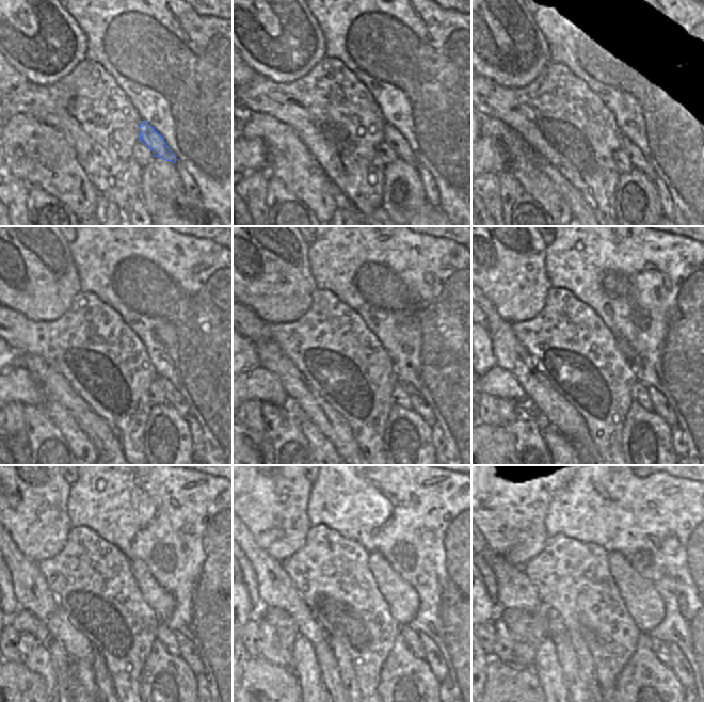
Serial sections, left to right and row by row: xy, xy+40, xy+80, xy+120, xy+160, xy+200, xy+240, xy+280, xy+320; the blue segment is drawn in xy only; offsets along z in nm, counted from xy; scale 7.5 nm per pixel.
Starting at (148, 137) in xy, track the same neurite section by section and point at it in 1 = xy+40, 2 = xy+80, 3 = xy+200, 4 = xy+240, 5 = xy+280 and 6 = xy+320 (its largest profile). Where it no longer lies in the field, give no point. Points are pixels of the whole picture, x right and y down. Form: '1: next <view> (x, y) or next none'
1: next xy+40 (393, 138)
2: next xy+80 (635, 143)
3: next xy+200 (661, 407)
4: next xy+240 (189, 653)
5: next xy+280 (433, 656)
6: next xy+320 (680, 665)

